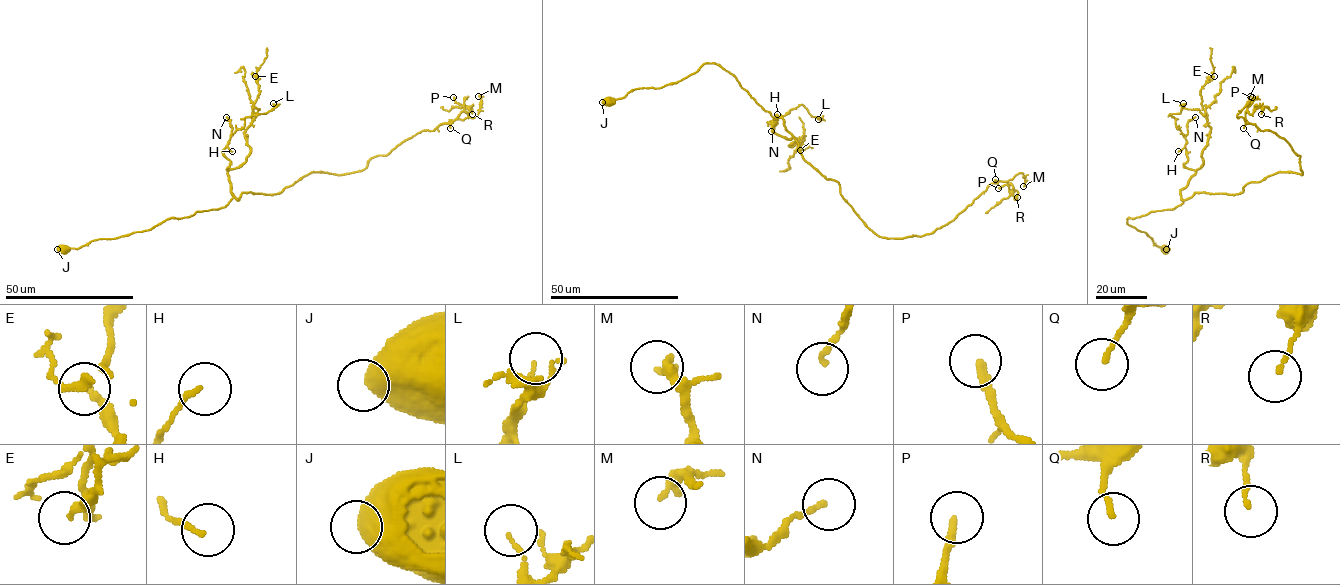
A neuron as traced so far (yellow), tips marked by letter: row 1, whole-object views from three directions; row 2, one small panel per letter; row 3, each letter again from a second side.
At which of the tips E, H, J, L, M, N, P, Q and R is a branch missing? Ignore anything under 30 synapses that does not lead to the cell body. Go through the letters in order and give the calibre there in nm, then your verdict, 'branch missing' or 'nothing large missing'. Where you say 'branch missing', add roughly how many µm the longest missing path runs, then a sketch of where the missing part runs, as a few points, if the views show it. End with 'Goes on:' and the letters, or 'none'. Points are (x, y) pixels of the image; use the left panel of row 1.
E: 240 nm | nothing large missing
H: 130 nm | nothing large missing
J: 800 nm | nothing large missing
L: 90 nm | nothing large missing
M: 300 nm | nothing large missing
N: 130 nm | nothing large missing
P: 240 nm | branch missing | 15 µm | (453, 97), (455, 88), (460, 85), (460, 87), (455, 83)
Q: 120 nm | nothing large missing
R: 120 nm | nothing large missing
Goes on: P

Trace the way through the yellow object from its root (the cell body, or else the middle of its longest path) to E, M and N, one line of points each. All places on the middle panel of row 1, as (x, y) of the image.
E: (827, 179), (804, 159), (784, 120), (776, 116), (773, 131), (795, 138), (791, 146), (804, 137), (800, 150)
M: (827, 179), (838, 183), (840, 195), (868, 228), (887, 238), (932, 233), (992, 183), (1022, 173), (1023, 186)
N: (827, 179), (804, 159), (781, 117), (776, 116), (773, 131), (775, 120), (768, 122), (777, 123), (771, 131)

